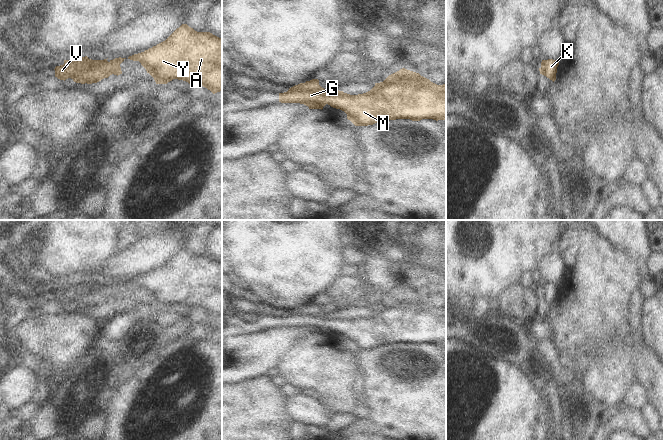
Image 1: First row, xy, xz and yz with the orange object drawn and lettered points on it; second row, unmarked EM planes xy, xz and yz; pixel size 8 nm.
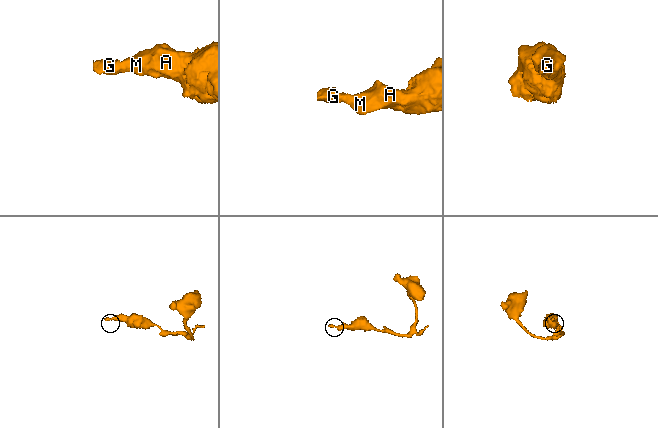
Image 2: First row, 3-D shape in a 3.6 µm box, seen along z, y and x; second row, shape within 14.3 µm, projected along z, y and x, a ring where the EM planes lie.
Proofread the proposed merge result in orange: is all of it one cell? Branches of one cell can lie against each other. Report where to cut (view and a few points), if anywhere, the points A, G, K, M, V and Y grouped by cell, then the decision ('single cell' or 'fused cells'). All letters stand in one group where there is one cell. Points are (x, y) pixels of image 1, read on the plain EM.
cut none; groups A G K M V Y; single cell

